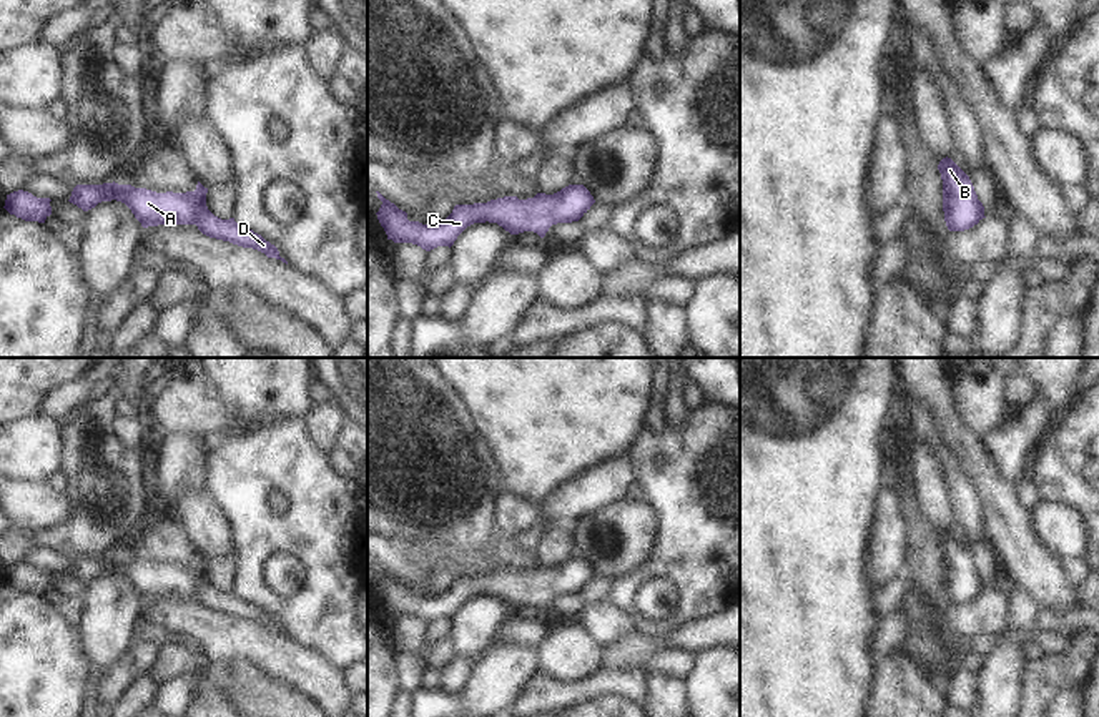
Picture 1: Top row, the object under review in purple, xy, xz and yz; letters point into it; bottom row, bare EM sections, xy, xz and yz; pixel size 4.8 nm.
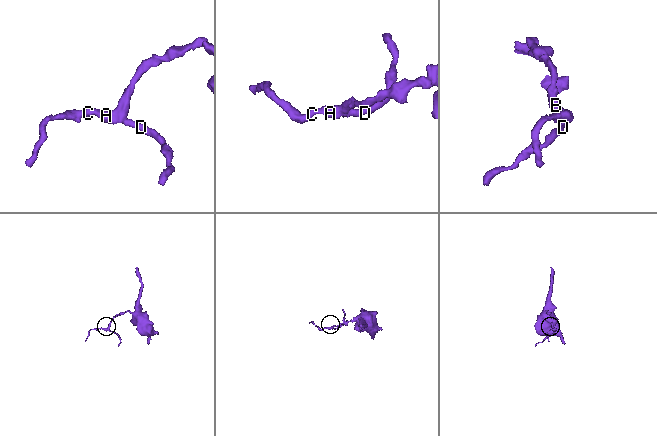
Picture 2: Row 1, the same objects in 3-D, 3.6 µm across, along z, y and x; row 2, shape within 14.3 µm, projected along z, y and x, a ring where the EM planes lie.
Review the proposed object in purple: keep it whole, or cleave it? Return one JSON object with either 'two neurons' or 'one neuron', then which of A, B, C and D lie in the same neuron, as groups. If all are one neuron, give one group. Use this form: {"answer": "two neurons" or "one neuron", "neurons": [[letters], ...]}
{"answer": "two neurons", "neurons": [["A", "B", "C"], ["D"]]}

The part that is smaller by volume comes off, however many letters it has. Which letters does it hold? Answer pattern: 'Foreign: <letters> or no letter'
Foreign: D

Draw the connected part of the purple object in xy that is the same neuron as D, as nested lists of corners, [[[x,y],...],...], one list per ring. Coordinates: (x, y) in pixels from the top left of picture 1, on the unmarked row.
[[[201,581],[195,597],[203,607],[209,611],[229,614],[243,621],[258,622],[268,630],[276,630],[288,637],[288,634],[279,629],[279,624],[274,617],[266,614],[261,607],[254,606],[253,602],[239,599],[234,591],[221,592],[214,589],[208,581]]]

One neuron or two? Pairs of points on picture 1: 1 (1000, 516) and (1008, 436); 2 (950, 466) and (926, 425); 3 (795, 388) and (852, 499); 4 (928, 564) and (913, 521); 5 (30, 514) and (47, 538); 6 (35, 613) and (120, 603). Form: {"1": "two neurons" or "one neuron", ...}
{"1": "two neurons", "2": "one neuron", "3": "one neuron", "4": "one neuron", "5": "two neurons", "6": "two neurons"}

